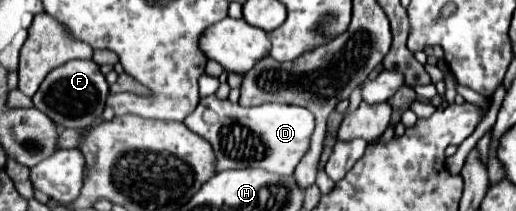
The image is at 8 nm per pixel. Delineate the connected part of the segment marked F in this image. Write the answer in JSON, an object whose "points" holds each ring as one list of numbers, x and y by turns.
{"points":[[75,59,49,71,39,91,33,95,33,105,59,127,91,127,101,121,107,95,109,85,103,73,99,71,99,65,95,61]]}

